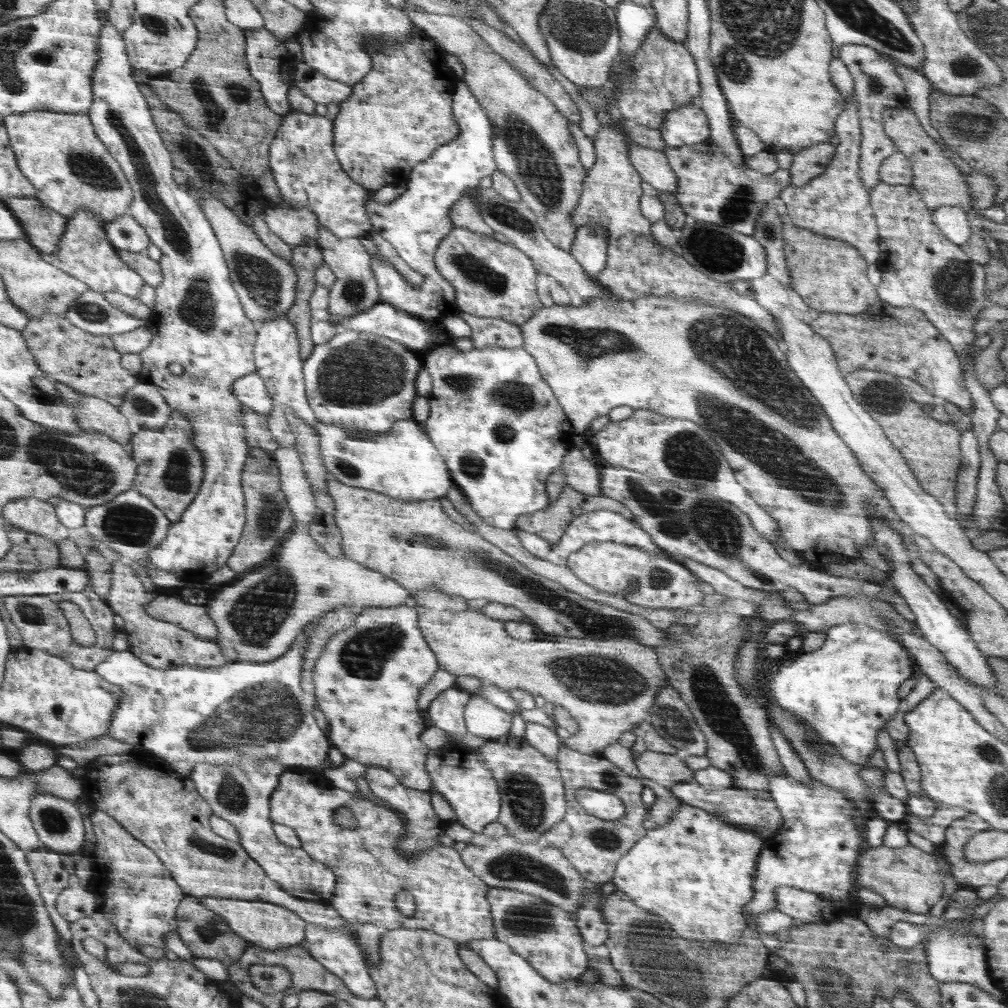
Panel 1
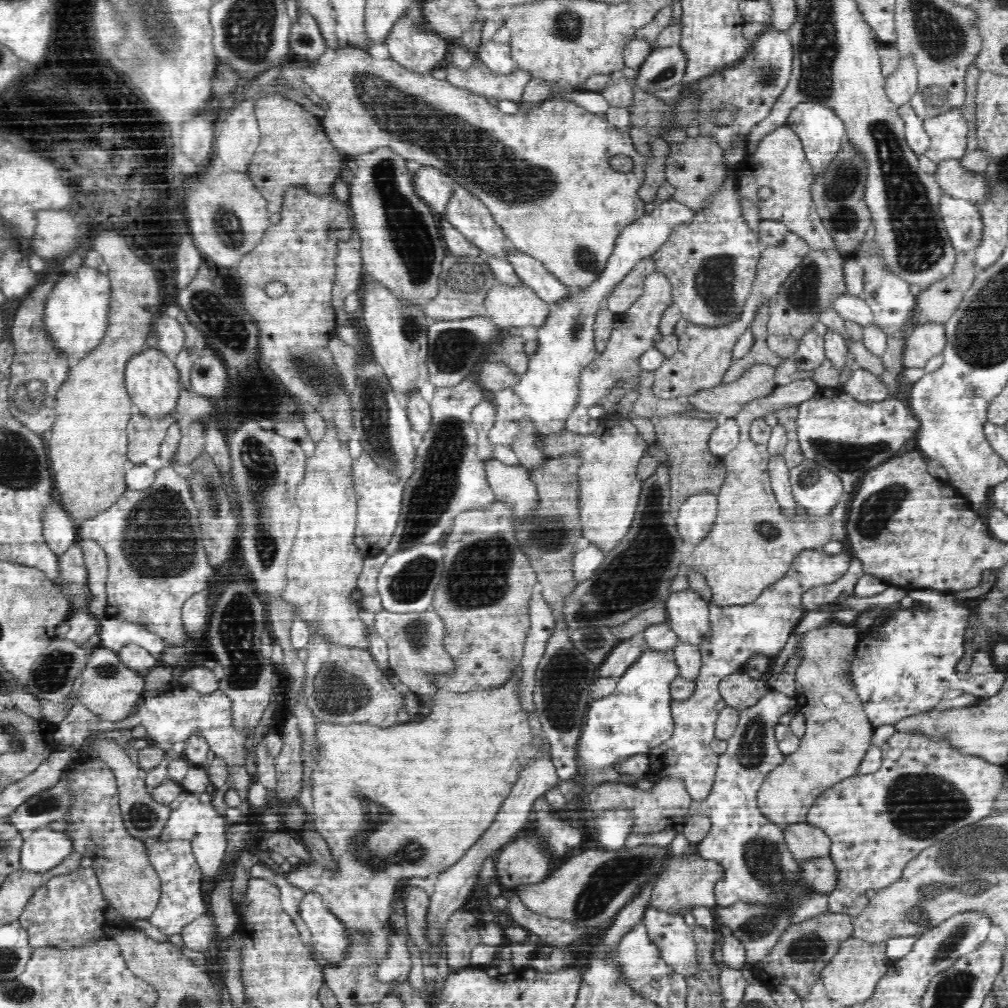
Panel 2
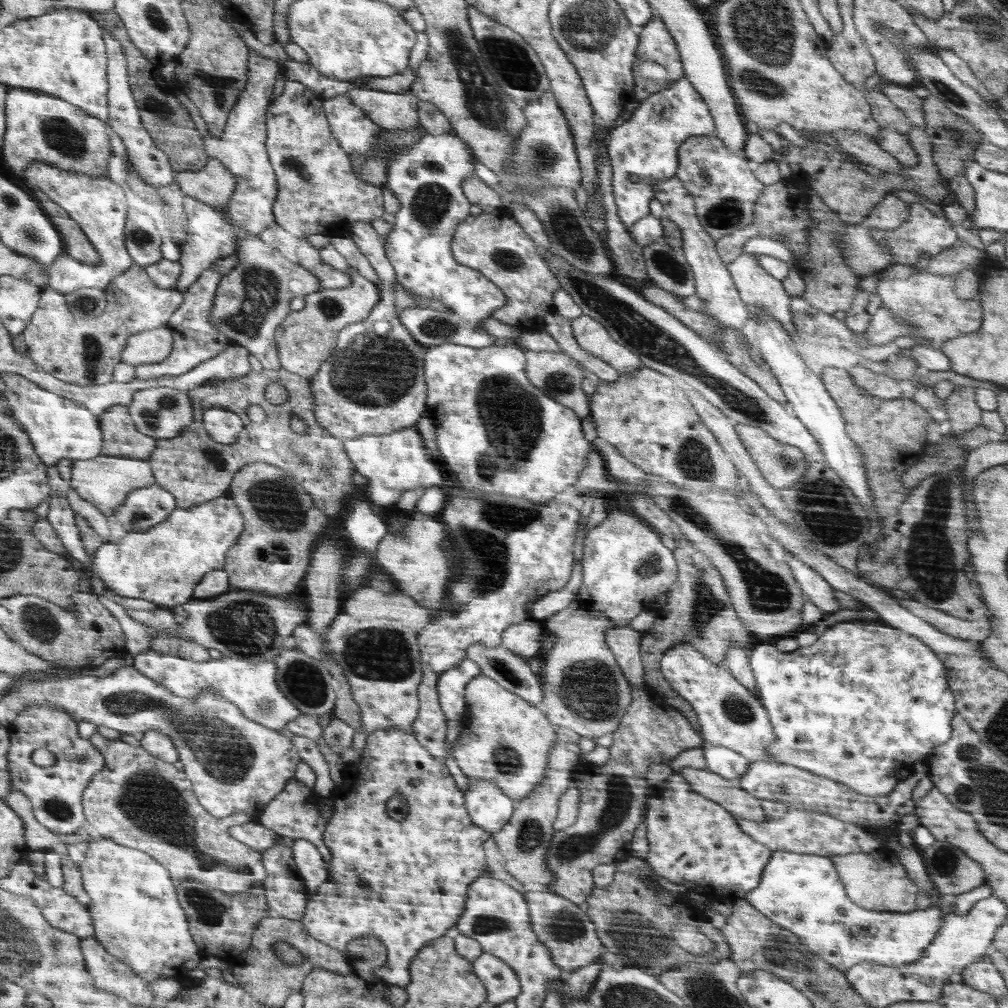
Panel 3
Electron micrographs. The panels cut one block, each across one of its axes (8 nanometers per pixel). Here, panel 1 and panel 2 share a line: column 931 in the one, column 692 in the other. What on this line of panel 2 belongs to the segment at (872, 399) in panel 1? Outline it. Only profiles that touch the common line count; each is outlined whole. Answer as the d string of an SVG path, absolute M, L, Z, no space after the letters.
M713 415L711 419L700 419L693 416L651 416L649 419L656 433L656 444L659 444L668 456L667 468L670 471L671 510L679 510L679 506L694 493L712 491L718 494L723 480L726 478L726 468L723 457L710 452L709 441L712 432L717 428L720 416Z

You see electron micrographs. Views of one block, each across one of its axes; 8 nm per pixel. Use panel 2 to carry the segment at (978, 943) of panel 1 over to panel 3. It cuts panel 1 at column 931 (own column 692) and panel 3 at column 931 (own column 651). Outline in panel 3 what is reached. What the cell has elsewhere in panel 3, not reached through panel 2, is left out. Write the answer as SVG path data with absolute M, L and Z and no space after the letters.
M774 851L759 887L743 899L768 920L800 936L804 946L840 972L858 963L898 966L923 957L946 917L938 906L908 913L870 911L847 896L838 874L830 857Z

